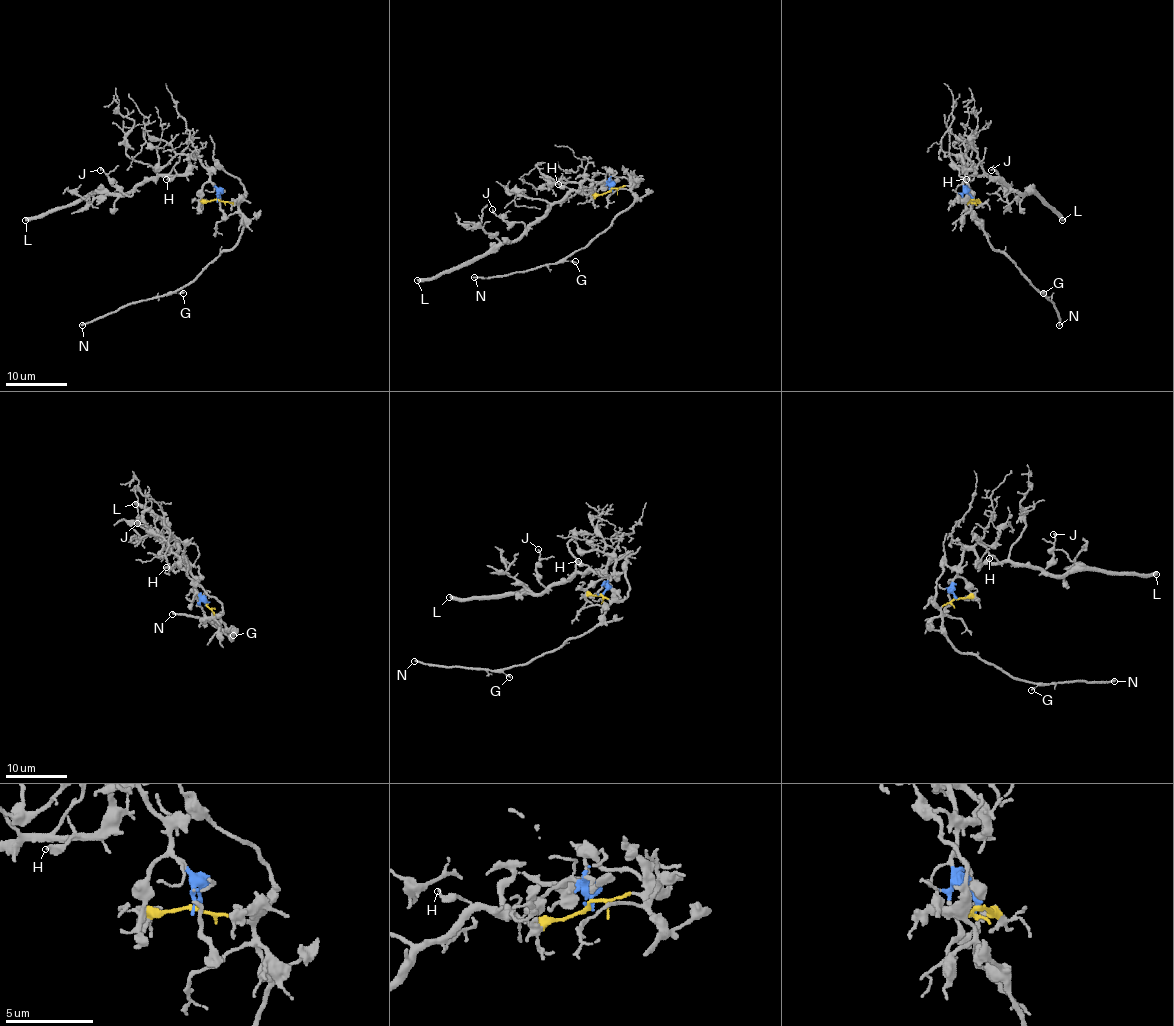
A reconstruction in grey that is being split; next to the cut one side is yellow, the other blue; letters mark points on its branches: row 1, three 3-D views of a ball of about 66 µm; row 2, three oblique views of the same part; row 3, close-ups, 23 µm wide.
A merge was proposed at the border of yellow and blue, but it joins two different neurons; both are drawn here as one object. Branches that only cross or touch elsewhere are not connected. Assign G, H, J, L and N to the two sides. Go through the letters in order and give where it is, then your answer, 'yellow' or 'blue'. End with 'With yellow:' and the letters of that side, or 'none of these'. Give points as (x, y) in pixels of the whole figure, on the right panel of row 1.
G: (1043, 293) | yellow
H: (966, 179) | blue
J: (991, 170) | blue
L: (1062, 220) | blue
N: (1059, 325) | yellow
With yellow: G, N

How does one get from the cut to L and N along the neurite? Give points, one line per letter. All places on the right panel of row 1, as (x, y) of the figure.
L: (972, 199), (963, 184), (961, 157), (972, 164), (972, 173), (1000, 178), (1021, 193), (1035, 193), (1062, 221)
N: (972, 199), (968, 204), (987, 242), (1001, 251), (1054, 305), (1059, 326)

